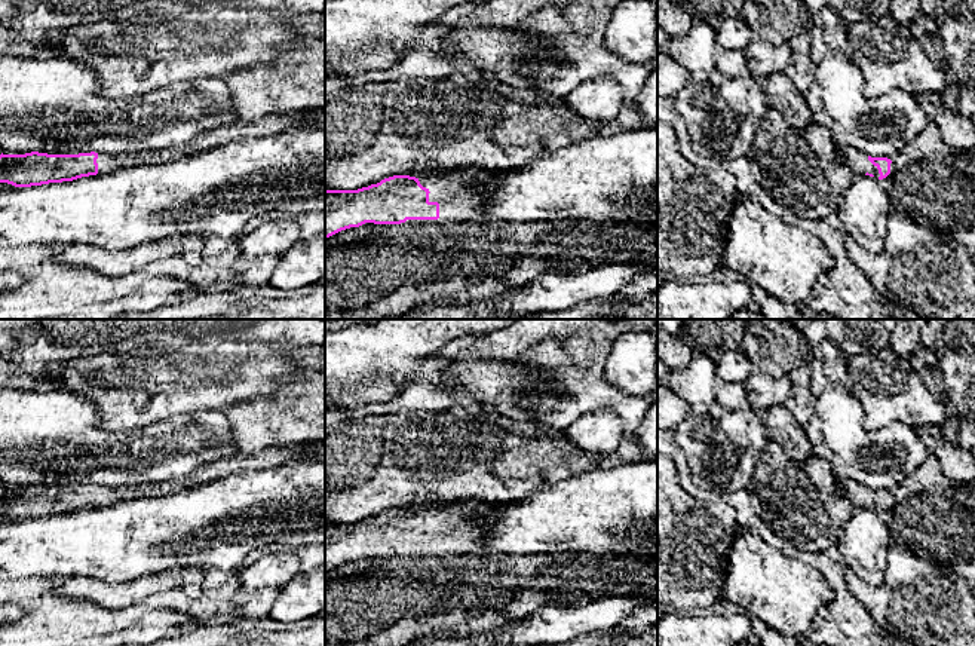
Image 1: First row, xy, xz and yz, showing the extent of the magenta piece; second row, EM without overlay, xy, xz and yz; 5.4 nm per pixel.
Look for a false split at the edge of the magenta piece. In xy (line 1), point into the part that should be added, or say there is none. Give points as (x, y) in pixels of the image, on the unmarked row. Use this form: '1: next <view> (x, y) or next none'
1: next xy (273, 456)

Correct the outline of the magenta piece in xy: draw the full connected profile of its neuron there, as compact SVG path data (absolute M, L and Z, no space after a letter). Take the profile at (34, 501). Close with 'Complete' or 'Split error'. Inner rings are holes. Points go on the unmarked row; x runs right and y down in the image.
M266 447L255 453L234 451L230 457L203 465L186 477L137 486L79 486L0 487L0 515L31 520L49 515L73 514L89 508L102 508L120 500L154 497L183 489L212 483L230 474L249 469L276 468L301 459L297 447Z. Split error

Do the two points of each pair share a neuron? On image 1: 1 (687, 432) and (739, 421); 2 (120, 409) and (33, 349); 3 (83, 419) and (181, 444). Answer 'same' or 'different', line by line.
1: same
2: different
3: same

